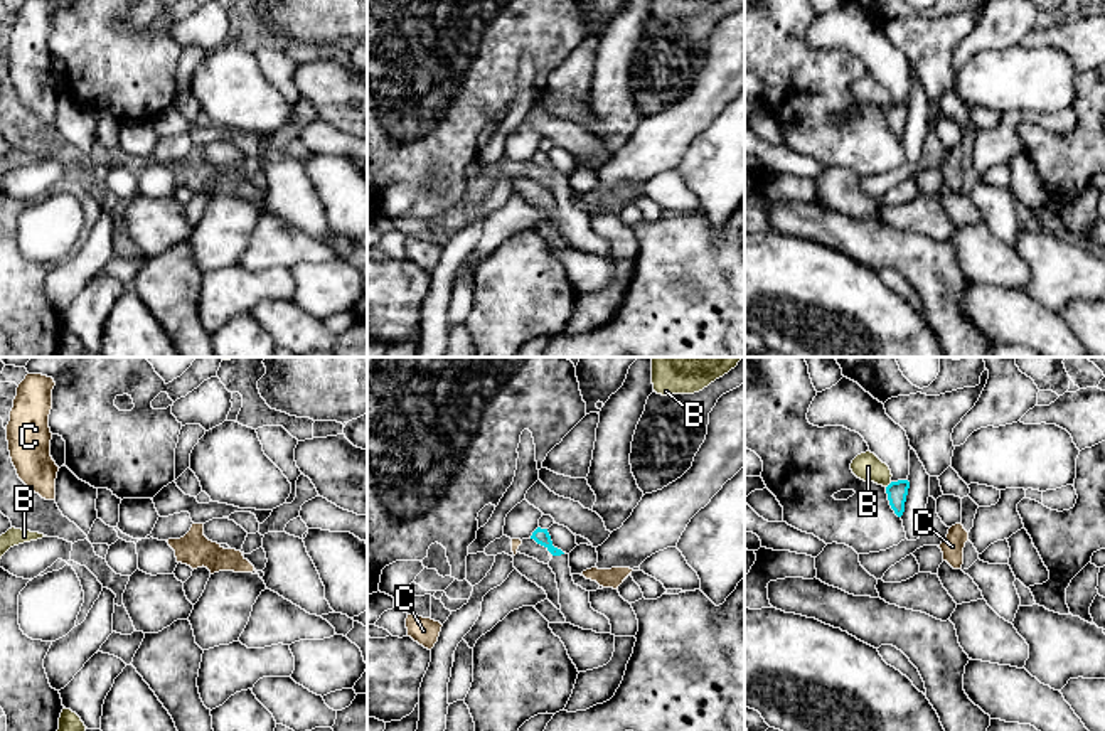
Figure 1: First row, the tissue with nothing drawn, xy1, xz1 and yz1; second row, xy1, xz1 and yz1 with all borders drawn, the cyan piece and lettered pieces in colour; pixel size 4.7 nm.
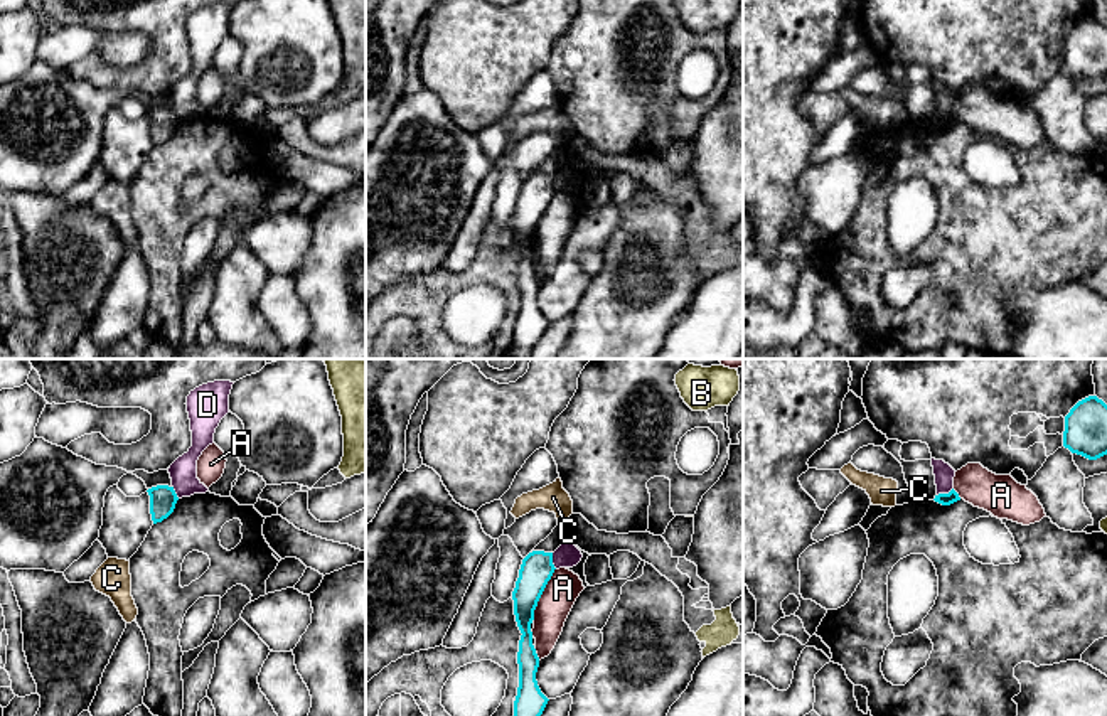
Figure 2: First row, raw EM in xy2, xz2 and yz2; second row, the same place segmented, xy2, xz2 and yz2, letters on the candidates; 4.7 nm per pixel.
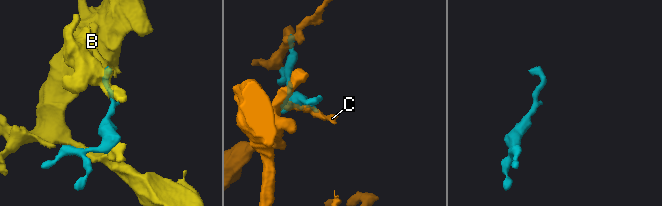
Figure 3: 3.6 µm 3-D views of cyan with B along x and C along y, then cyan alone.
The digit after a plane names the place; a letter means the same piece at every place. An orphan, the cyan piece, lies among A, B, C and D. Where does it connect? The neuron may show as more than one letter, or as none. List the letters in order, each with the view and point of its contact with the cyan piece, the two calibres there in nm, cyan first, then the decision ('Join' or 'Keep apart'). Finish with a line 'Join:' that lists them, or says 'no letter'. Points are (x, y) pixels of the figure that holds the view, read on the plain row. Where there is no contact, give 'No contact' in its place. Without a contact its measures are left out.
A: Touches cyan at xz2 (541, 216). Thickness 160 nm (cyan) against 160 nm. Keep apart
B: Touches cyan at yz1 (888, 108). Thickness 100 nm (cyan) against 140 nm. Keep apart
C: Touches cyan at xz1 (551, 176). Thickness 80 nm (cyan) against 20 nm. Keep apart
D: Touches cyan at xz2 (551, 184). Thickness 160 nm (cyan) against 110 nm. Keep apart
Join: no letter

